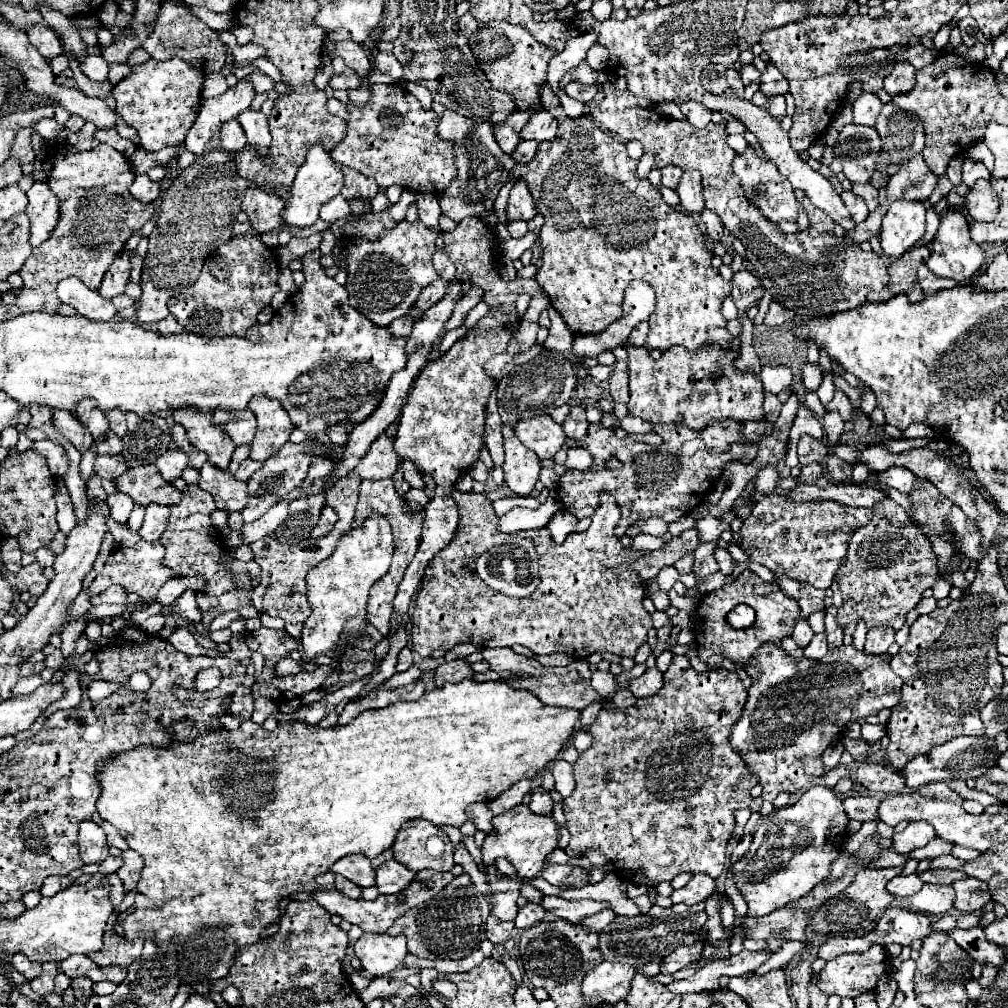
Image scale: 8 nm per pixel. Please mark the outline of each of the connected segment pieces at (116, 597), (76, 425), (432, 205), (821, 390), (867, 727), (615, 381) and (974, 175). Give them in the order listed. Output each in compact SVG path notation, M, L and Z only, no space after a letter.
M110 586L102 594L94 596L92 604L102 604L102 602L106 602L106 604L126 604L126 600L128 600L128 592L122 586Z
M54 410L54 426L58 428L58 432L62 432L78 452L88 452L92 448L94 438L90 436L90 432L86 430L86 426L82 426L82 422L78 422L76 414L70 410Z
M418 194L416 200L418 206L418 218L428 226L428 228L438 228L438 218L440 218L440 204L432 194Z
M824 372L822 374L822 382L820 382L816 394L818 394L818 398L820 398L820 402L824 406L832 400L832 396L834 396L834 374L832 372Z
M862 724L862 738L868 742L876 742L884 736L884 726L882 724Z
M616 362L610 374L610 394L614 402L628 404L628 374L626 374L626 362Z
M966 158L964 164L962 164L962 182L970 188L980 178L990 178L990 172L986 170L986 166L982 162L978 162L978 160Z

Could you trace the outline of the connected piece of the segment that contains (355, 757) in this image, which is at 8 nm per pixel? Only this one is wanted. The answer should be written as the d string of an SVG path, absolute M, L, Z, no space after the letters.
M462 680L458 684L444 684L440 688L426 690L420 700L414 702L396 702L380 710L368 710L356 716L352 722L334 728L320 728L304 722L280 722L272 734L266 734L258 724L246 720L238 730L218 730L206 736L200 736L190 744L172 744L170 748L152 748L138 746L130 752L124 752L102 768L98 780L102 784L102 800L98 800L98 812L108 820L120 836L144 858L144 868L136 884L136 912L124 920L124 938L126 940L152 940L164 954L168 946L176 944L178 950L178 976L184 984L192 988L192 994L204 998L210 996L212 982L224 978L234 964L234 956L242 946L262 940L262 932L280 920L278 902L288 898L292 892L316 892L316 876L324 874L334 866L334 862L346 854L364 854L368 858L378 856L394 844L394 838L400 826L412 818L424 818L436 826L450 824L460 828L466 820L466 806L470 802L488 802L508 790L520 778L534 778L542 768L556 760L564 742L574 734L576 718L580 712L570 708L546 706L534 694L526 690L514 690L506 682L474 682Z

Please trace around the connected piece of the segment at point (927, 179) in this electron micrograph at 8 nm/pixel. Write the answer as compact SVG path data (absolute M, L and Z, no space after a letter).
M916 154L900 168L900 172L890 176L890 182L886 186L888 202L894 202L894 198L926 202L936 186L936 176L928 176L928 174L930 170L922 154Z

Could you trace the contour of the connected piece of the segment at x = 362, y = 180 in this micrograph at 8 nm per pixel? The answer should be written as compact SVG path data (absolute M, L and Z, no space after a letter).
M340 166L344 172L344 186L342 186L342 196L346 200L352 198L368 198L370 190L378 190L378 184L374 182L374 178L366 178L364 174L358 174L356 170L350 170L346 166Z

